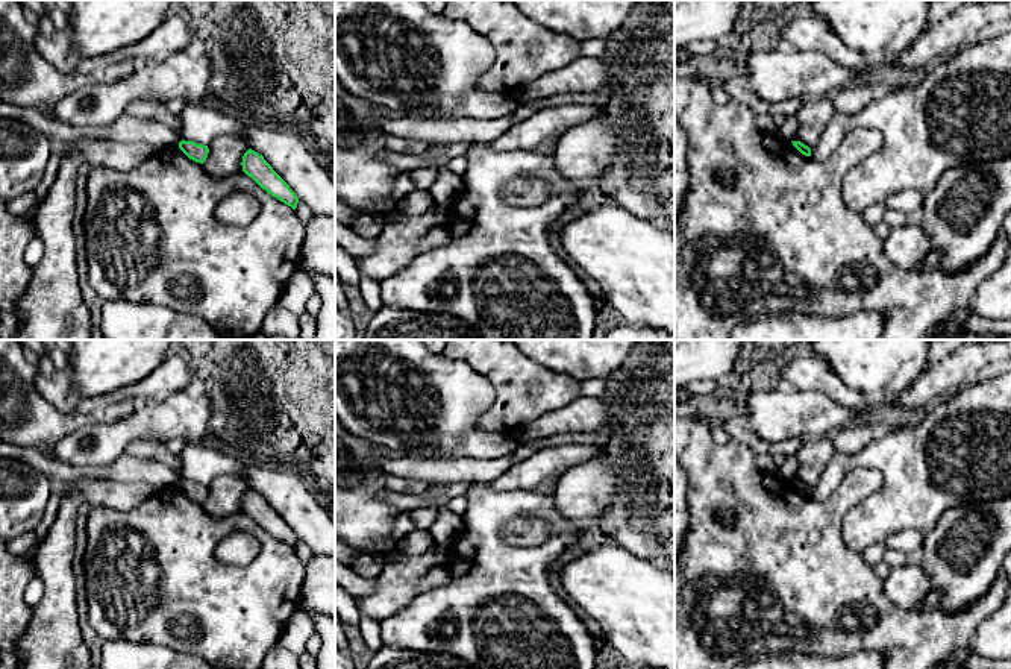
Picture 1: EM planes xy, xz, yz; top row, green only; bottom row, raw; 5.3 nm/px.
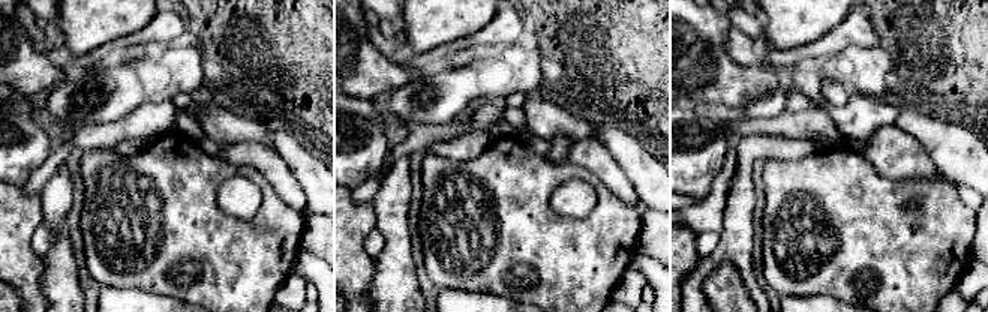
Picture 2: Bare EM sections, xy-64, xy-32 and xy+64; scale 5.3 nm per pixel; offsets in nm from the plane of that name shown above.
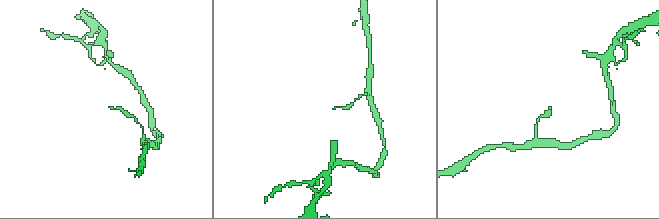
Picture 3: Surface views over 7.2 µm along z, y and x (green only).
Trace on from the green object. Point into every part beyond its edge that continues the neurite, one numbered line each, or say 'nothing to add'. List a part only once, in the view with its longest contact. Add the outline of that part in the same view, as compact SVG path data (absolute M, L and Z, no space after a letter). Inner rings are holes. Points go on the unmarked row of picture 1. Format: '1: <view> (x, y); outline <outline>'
nothing to add

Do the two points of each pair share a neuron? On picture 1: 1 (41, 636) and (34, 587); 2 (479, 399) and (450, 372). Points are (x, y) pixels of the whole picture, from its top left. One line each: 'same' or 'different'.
1: different
2: same

